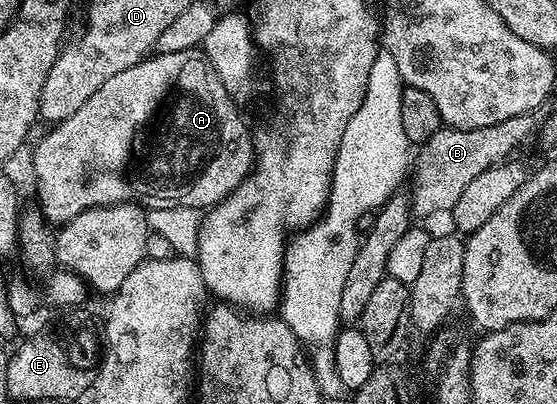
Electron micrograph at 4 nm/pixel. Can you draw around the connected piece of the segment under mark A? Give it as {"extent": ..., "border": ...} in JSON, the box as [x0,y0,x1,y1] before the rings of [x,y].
{"extent":[31,51,257,226],"border":[[[198,51],[178,52],[177,54],[148,55],[147,59],[134,64],[129,70],[121,70],[121,74],[113,74],[81,110],[77,110],[69,118],[58,121],[52,132],[47,132],[39,140],[35,153],[31,156],[31,172],[35,175],[35,192],[37,203],[43,210],[43,217],[52,226],[68,224],[73,218],[90,208],[110,208],[113,204],[129,204],[138,202],[140,205],[152,208],[194,208],[210,210],[220,204],[242,180],[251,175],[252,167],[257,159],[252,133],[247,132],[247,124],[239,117],[236,101],[225,90],[225,86],[211,69],[206,56]]]}

